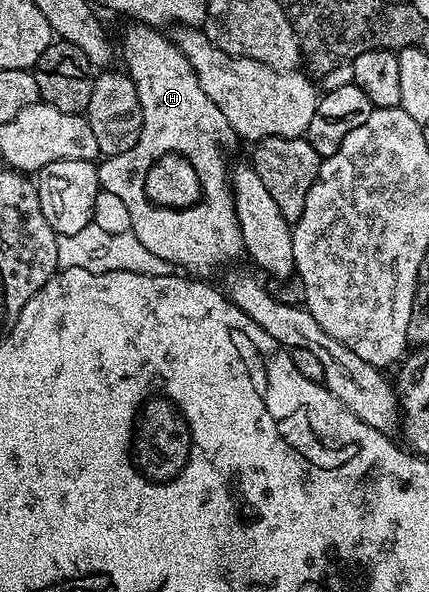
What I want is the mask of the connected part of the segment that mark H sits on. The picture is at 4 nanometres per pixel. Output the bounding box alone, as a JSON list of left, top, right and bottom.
[97,24,244,280]

